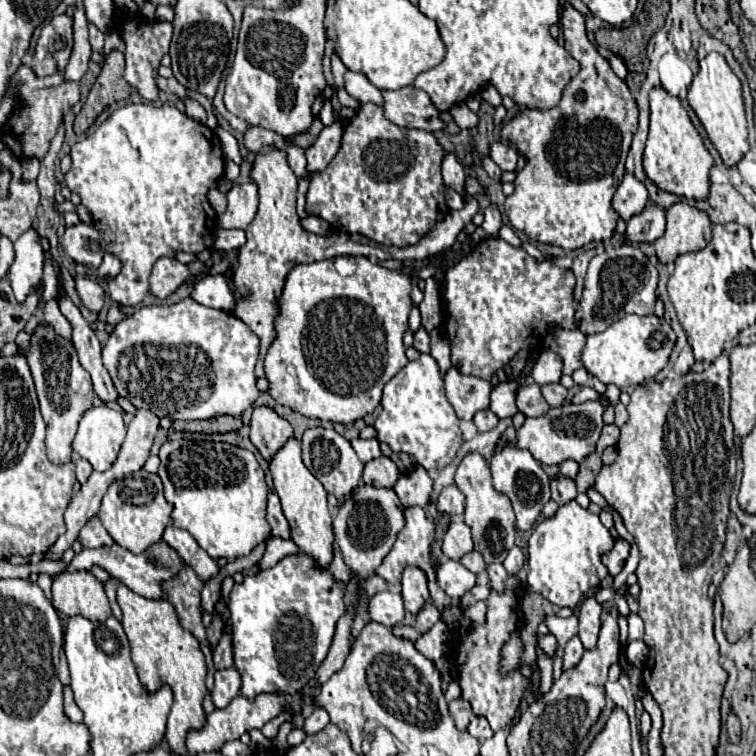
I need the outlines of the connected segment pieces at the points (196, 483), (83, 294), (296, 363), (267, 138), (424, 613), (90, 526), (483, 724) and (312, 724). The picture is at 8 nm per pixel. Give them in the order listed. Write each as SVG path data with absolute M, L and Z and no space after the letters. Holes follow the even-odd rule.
M177 439L167 441L161 447L159 459L159 477L165 487L165 499L173 505L173 525L187 529L195 537L199 547L205 549L213 559L225 557L233 561L245 557L251 553L253 547L269 539L269 523L265 521L269 489L265 483L265 473L251 451L229 443L215 443L211 439Z
M77 275L77 277L75 277L75 287L77 287L77 293L79 293L83 305L89 307L91 311L99 313L101 307L103 307L103 289L101 289L101 285L97 283L97 279Z
M359 257L359 269L351 277L341 277L335 271L335 259L295 265L279 297L279 313L273 323L277 337L265 357L269 395L279 405L291 407L305 417L343 425L373 413L381 401L385 383L407 365L403 333L409 329L407 317L413 307L409 299L413 275L415 271L411 267L389 271L365 257ZM289 365L295 369L293 373L289 373Z
M249 125L249 129L243 135L243 145L247 147L247 151L253 153L259 153L271 145L281 145L283 141L285 139L281 139L281 135L273 135L273 131L263 127L253 127L253 125Z
M429 599L429 601L425 603L425 607L423 607L423 609L419 611L419 615L417 615L415 629L417 629L419 633L425 633L425 631L429 631L439 619L441 619L441 613L439 613L439 609L433 605L433 601Z
M93 517L79 533L79 539L81 539L81 545L83 547L89 547L89 549L99 549L99 547L105 547L105 545L111 545L113 539L111 535L105 531L105 527L101 525L101 521L97 517Z
M475 716L468 725L467 730L472 736L477 737L479 741L485 741L485 739L491 738L494 734L484 717Z
M317 707L305 721L307 721L307 723L305 723L303 729L307 731L307 735L311 735L311 733L323 729L323 727L329 723L329 715L325 715L325 711L321 711L321 707Z

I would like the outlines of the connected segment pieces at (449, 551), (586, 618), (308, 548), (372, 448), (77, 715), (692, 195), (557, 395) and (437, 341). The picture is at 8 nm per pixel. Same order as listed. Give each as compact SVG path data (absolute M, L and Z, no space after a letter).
M453 519L445 537L443 537L443 553L445 553L445 557L449 557L453 561L459 561L469 551L473 551L471 531L463 523L463 519Z
M587 597L579 607L579 633L585 649L593 649L597 645L597 633L601 627L601 613L603 607L595 597Z
M293 437L277 455L273 457L273 463L269 463L275 491L281 499L283 513L291 525L291 539L299 547L301 553L313 557L315 567L329 569L333 561L333 525L331 525L331 513L327 507L327 491L321 487L321 483L311 475L311 471L301 461L301 445Z
M353 439L351 441L351 445L353 445L353 449L355 449L355 453L359 455L359 459L363 461L363 463L367 463L367 461L371 461L371 459L377 459L377 457L381 457L381 451L379 451L379 441L377 439Z
M65 687L63 693L65 693L65 703L63 703L63 707L65 707L65 715L67 715L73 723L81 723L81 721L83 721L83 713L81 713L81 709L75 705L71 689Z
M653 87L649 93L649 103L651 125L643 153L643 167L647 177L669 193L683 195L687 199L705 199L705 195L709 195L709 169L713 165L713 157L705 147L703 137L691 123L681 99L669 95L663 87Z
M549 383L549 385L543 385L543 387L541 387L541 393L543 393L543 397L547 399L549 405L559 407L559 405L563 405L563 401L565 401L567 389L565 389L561 383Z
M433 329L431 333L431 357L437 361L441 373L445 375L451 369L451 359L449 359L449 343L439 335L437 329Z

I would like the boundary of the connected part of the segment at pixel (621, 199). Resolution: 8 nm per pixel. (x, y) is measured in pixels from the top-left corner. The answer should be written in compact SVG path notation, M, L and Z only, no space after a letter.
M627 171L615 191L613 209L621 215L621 219L629 221L633 215L643 211L643 207L647 205L647 199L649 197L647 197L645 185L631 171Z

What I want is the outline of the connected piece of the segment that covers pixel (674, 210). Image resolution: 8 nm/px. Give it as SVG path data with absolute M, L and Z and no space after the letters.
M683 201L667 209L667 231L655 241L661 263L675 261L677 255L699 251L711 239L711 221L705 211Z

